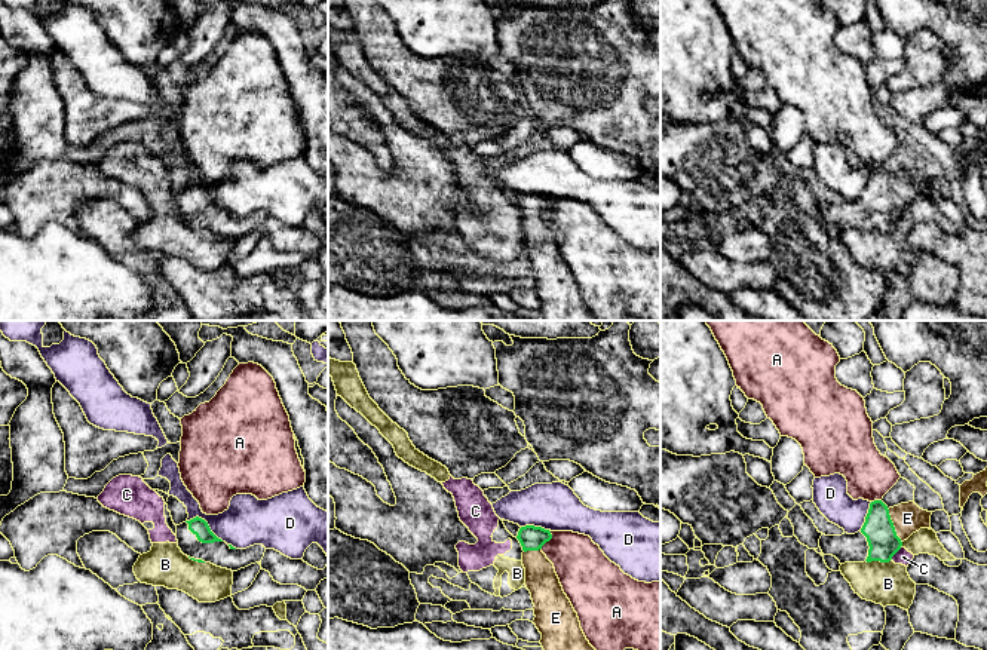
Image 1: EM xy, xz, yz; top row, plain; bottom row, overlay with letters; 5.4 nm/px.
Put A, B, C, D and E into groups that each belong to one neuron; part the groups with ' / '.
A / B C / D / E

